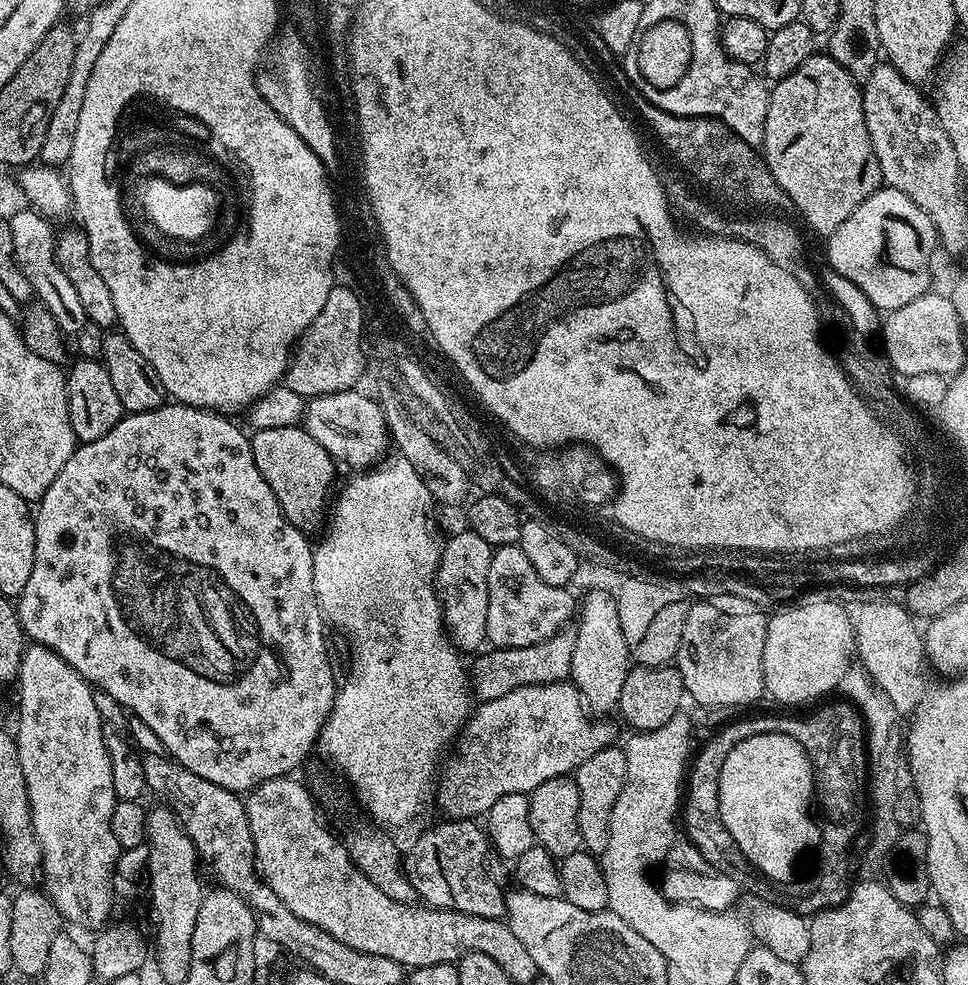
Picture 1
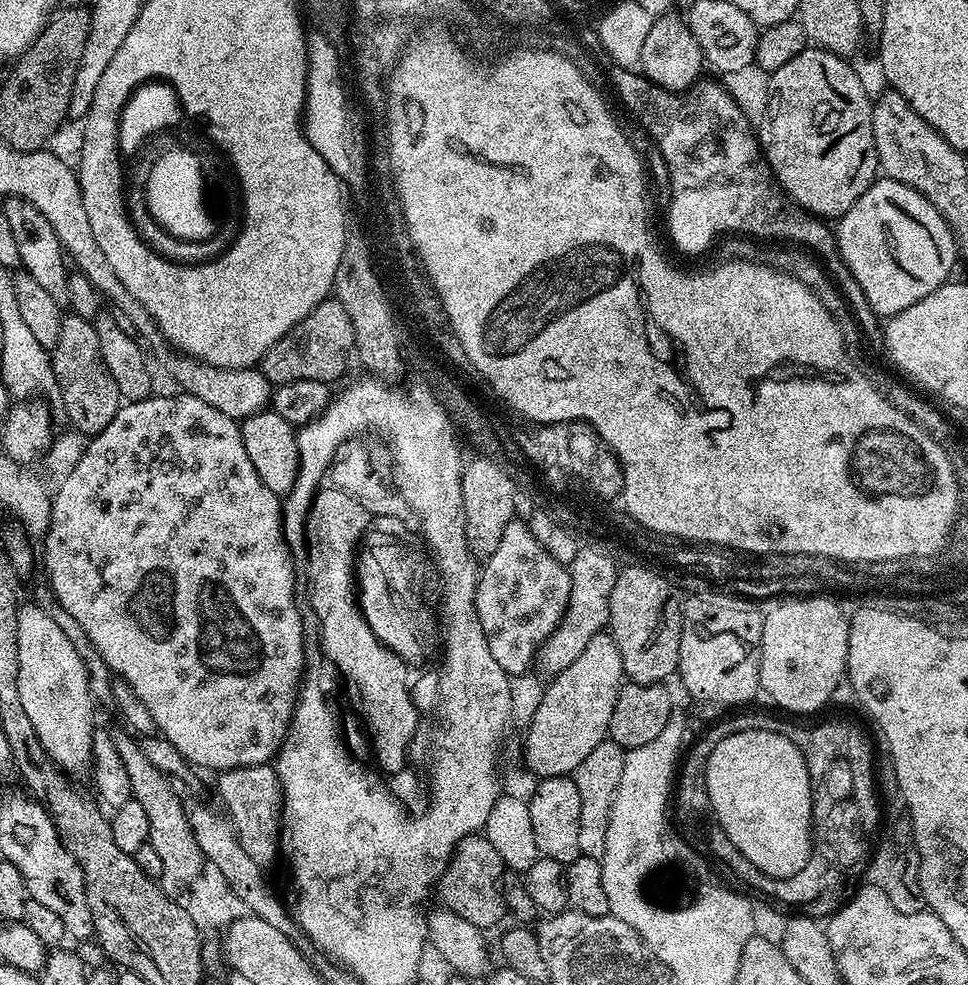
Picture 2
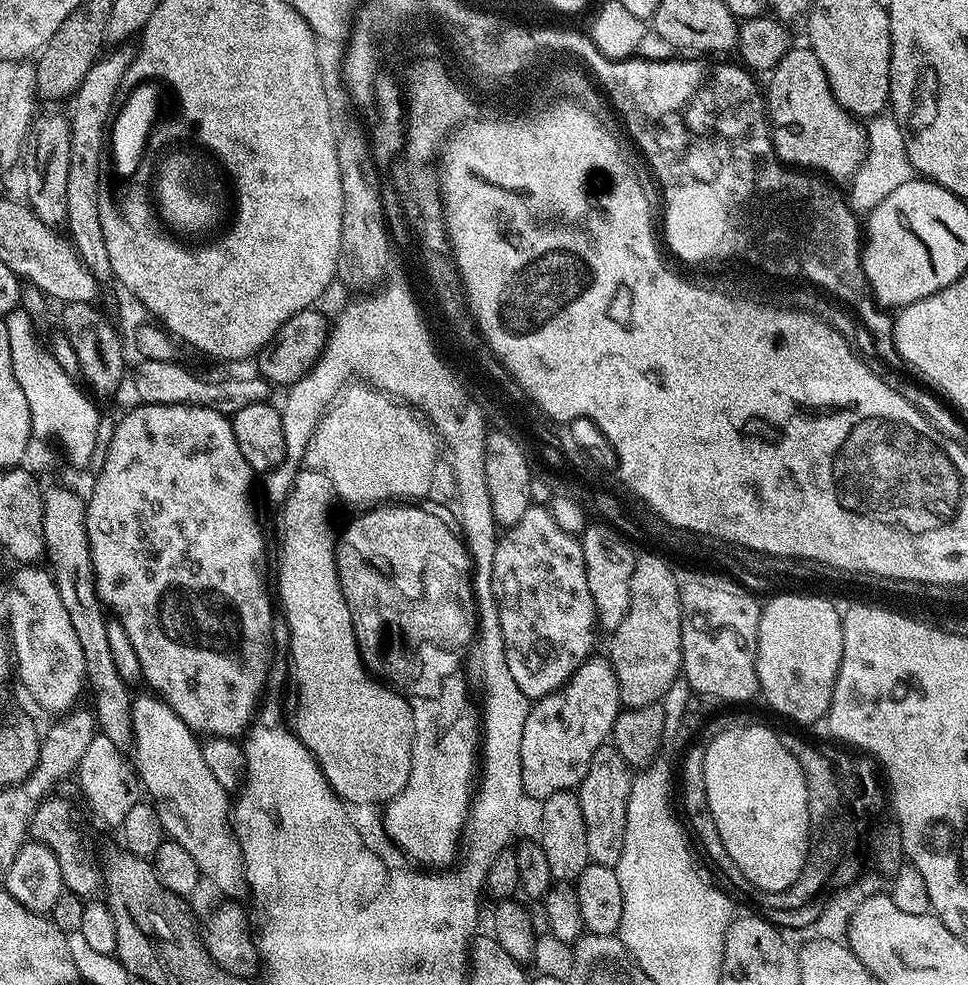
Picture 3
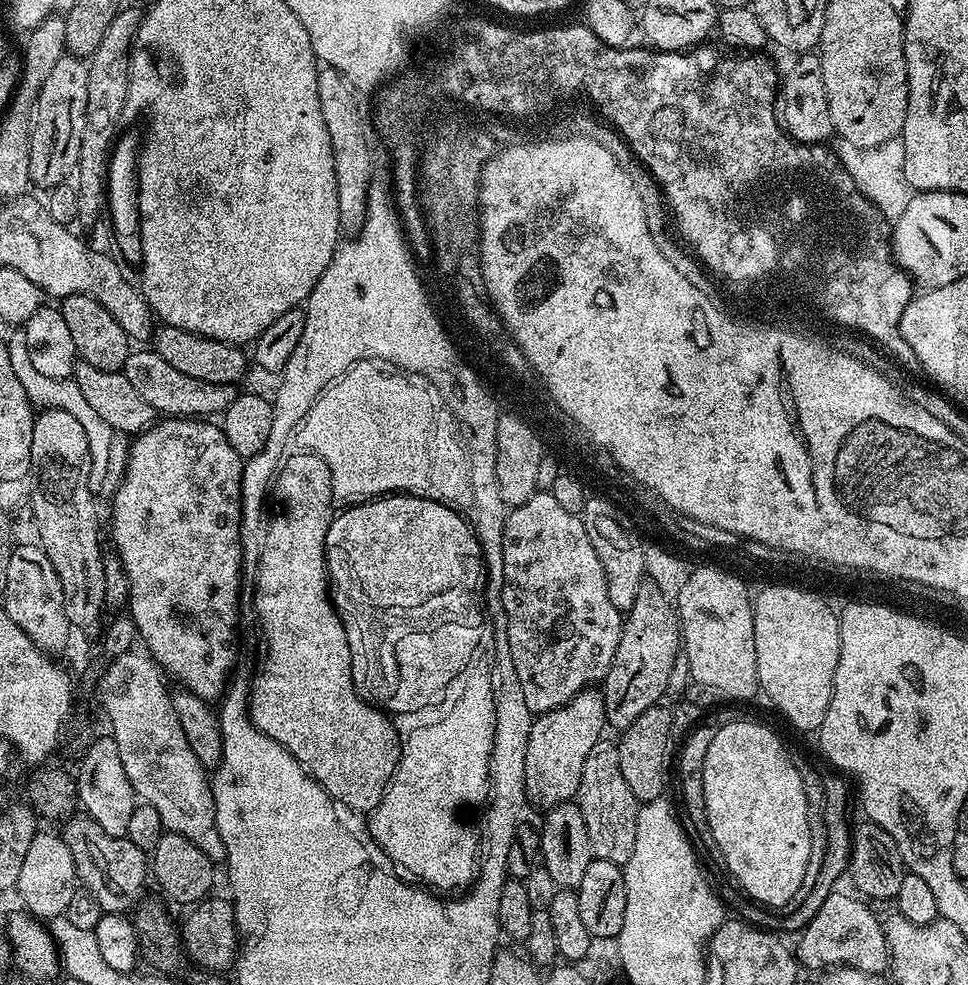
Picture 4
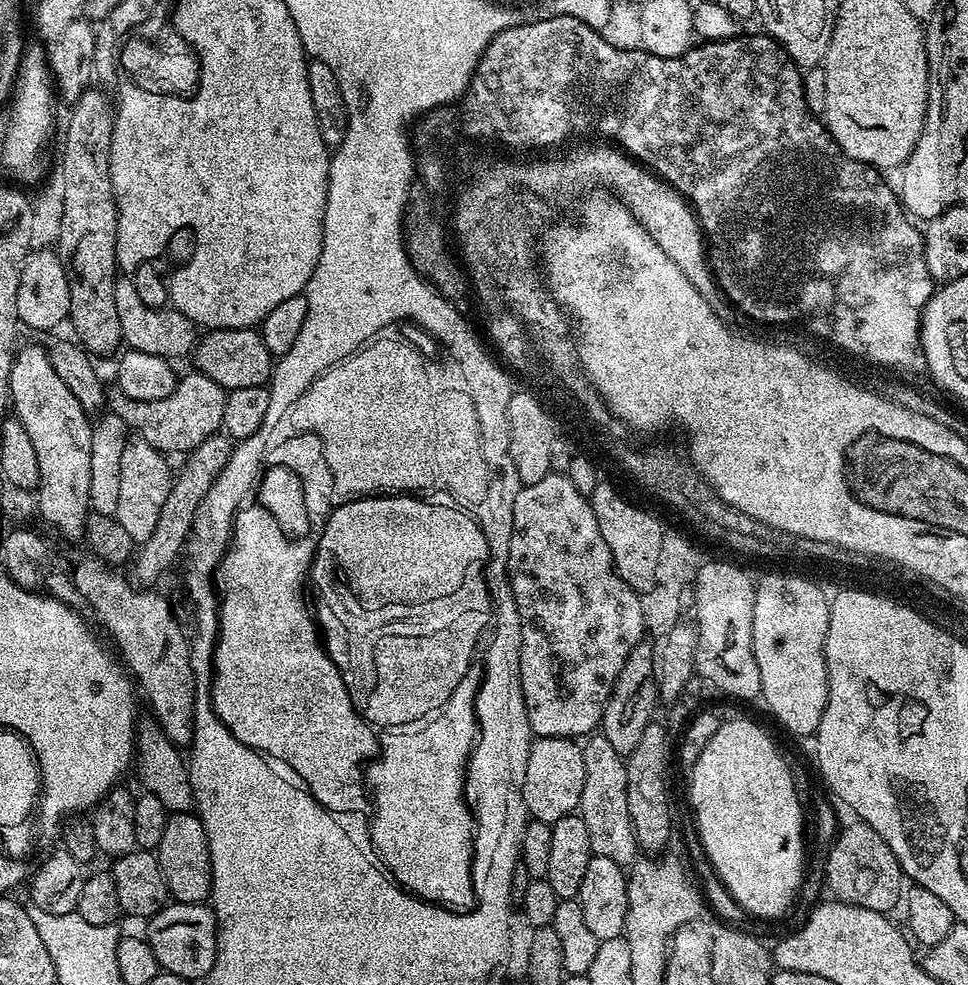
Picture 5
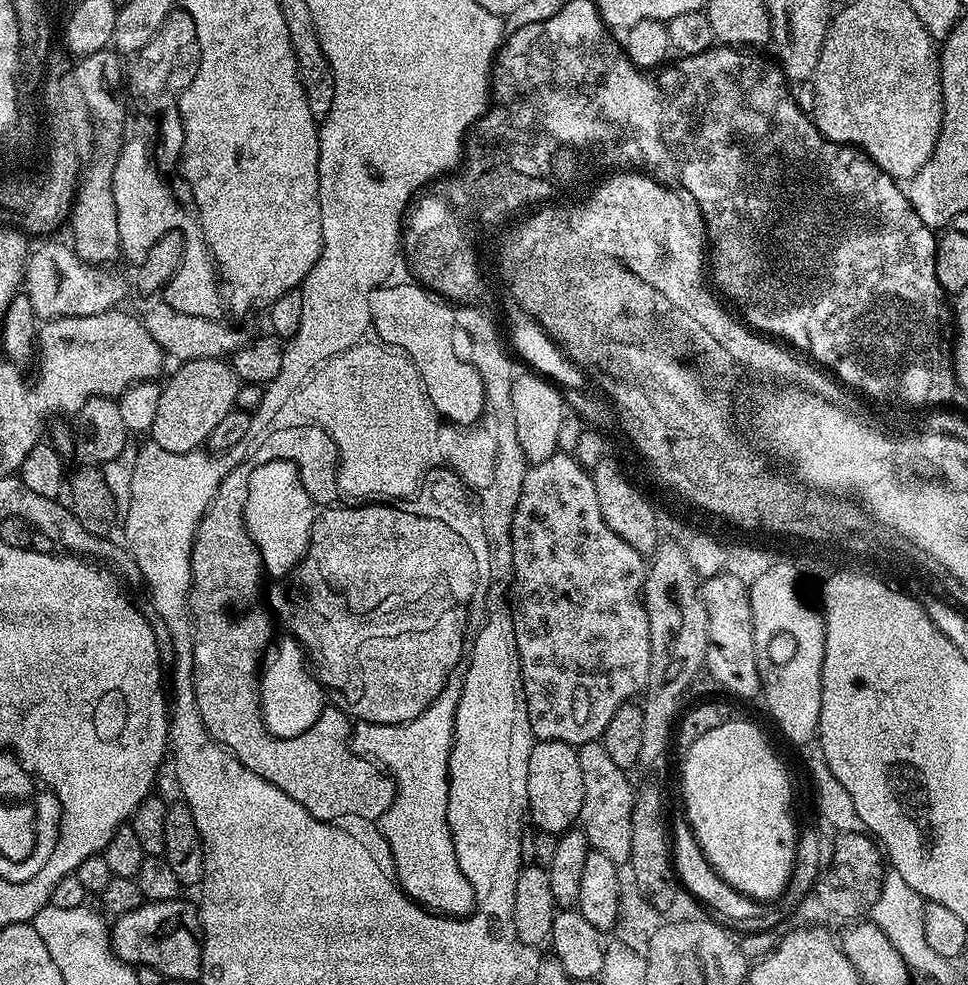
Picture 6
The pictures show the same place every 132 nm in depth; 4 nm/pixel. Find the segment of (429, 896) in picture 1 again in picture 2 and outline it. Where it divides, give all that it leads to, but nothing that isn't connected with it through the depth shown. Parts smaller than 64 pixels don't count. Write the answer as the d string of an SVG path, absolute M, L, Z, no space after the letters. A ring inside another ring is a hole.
M473 834L466 837L453 852L452 860L444 875L440 877L436 892L440 894L441 900L439 901L443 907L473 923L474 926L489 930L488 928L494 927L507 917L504 895L501 892L505 875L506 869L502 858L498 855L498 850L494 849L494 846L482 834Z

